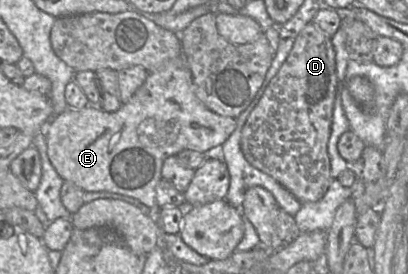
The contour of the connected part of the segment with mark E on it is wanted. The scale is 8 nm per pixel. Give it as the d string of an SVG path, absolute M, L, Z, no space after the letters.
M182 54L175 59L169 61L163 67L155 70L148 74L145 82L141 87L134 93L131 99L123 104L117 111L106 112L102 110L99 106L91 105L81 109L66 109L61 114L52 117L46 122L44 128L39 132L43 134L46 144L46 154L51 162L52 166L59 174L59 176L65 182L71 182L76 186L80 187L85 192L99 192L107 191L112 193L118 193L134 199L139 200L141 203L145 204L150 208L152 212L152 217L156 223L158 223L159 212L161 210L160 206L156 203L156 186L162 180L161 170L164 161L170 156L176 156L182 150L195 150L206 155L207 158L219 157L220 146L228 139L228 137L233 133L237 126L236 118L224 117L214 113L209 110L195 95L194 85L191 71L189 70L185 59Z

